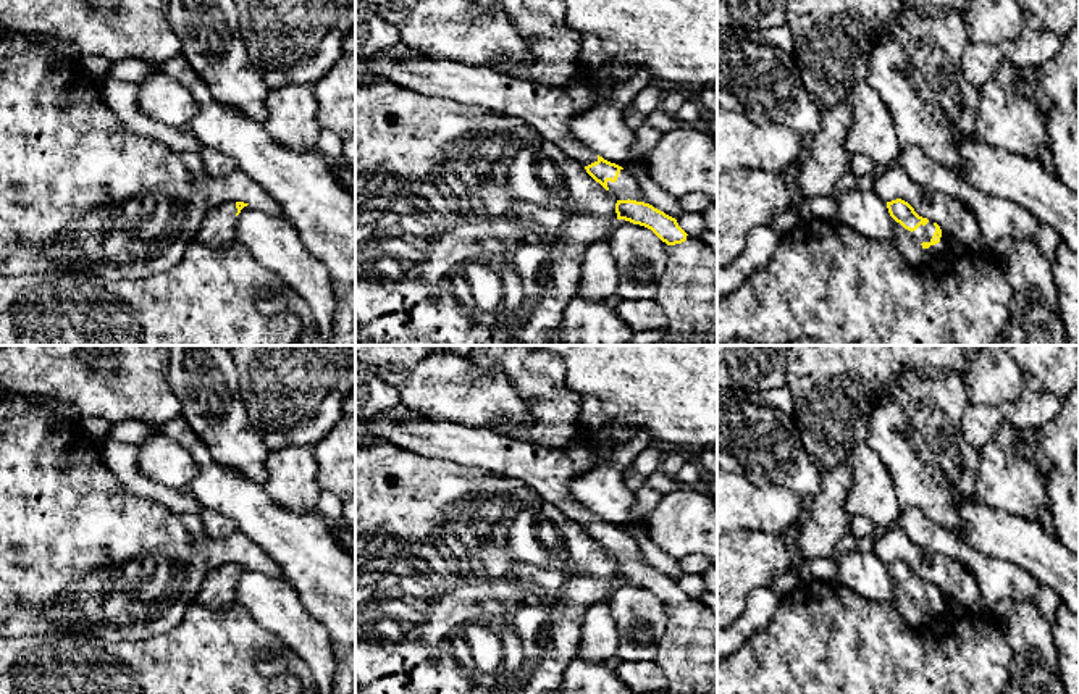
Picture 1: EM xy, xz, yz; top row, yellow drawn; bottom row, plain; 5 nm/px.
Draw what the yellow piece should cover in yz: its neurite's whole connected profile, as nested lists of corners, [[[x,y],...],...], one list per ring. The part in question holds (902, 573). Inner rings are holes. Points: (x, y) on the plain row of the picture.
[[[901,562],[887,563],[893,579],[893,608],[913,628],[922,628],[948,613],[948,605],[937,584],[919,578],[914,570]]]

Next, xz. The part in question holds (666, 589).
[[[417,413],[367,420],[375,437],[410,454],[519,479],[583,526],[617,560],[617,581],[644,587],[669,607],[669,623],[654,657],[669,681],[662,694],[717,694],[717,615],[703,600],[688,597],[675,579],[644,565],[635,537],[570,495],[569,484],[577,473],[609,462],[614,444],[607,436],[551,449]]]

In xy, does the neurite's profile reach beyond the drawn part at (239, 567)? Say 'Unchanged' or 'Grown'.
Grown

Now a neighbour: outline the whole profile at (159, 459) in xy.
[[[158,428],[136,447],[139,473],[170,489],[186,491],[199,473],[192,457]]]

